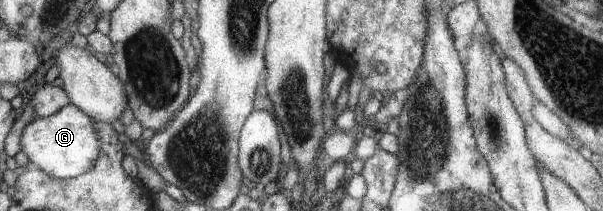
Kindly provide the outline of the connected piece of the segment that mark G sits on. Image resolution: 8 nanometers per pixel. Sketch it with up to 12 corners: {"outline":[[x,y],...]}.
{"outline":[[75,104],[35,117],[20,143],[31,166],[61,179],[91,171],[96,121]]}

